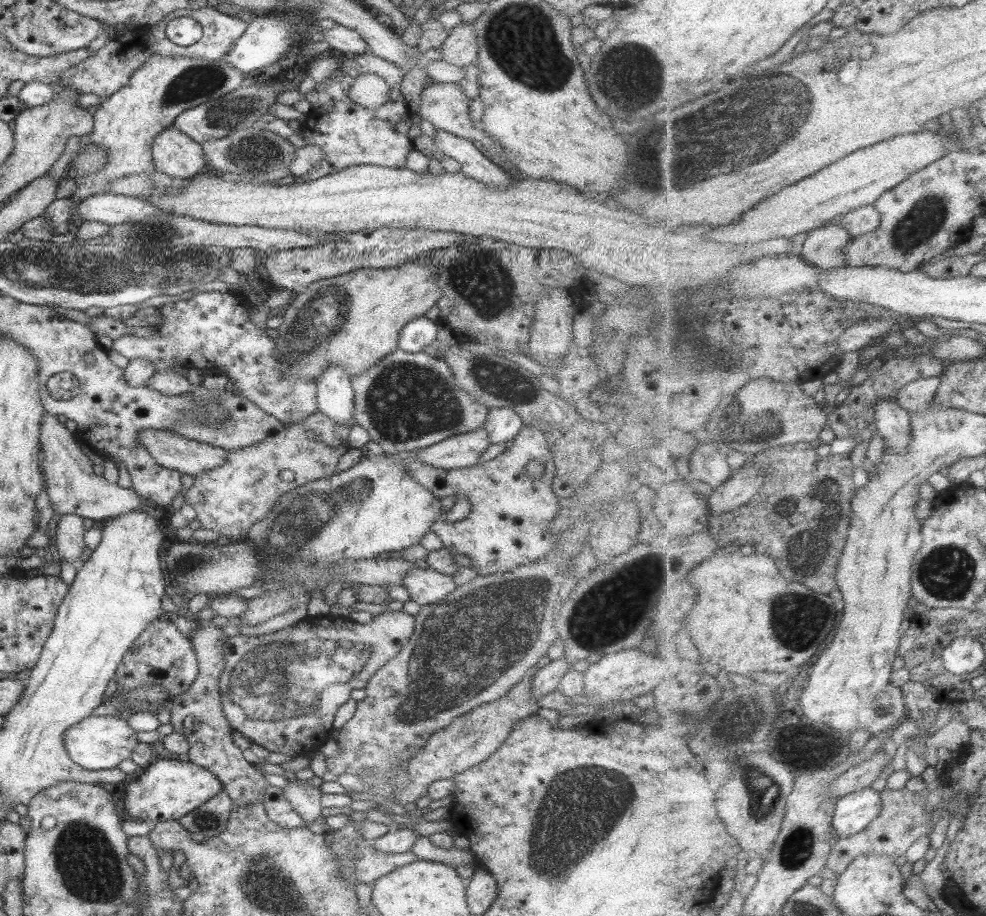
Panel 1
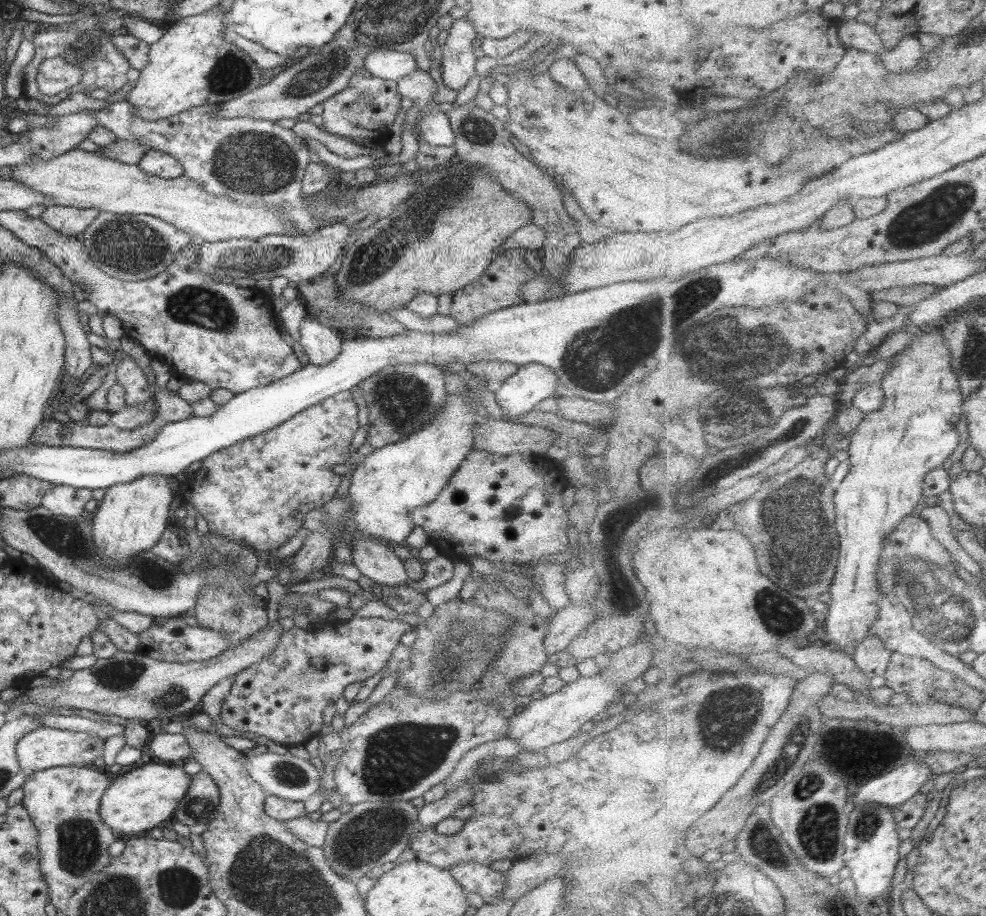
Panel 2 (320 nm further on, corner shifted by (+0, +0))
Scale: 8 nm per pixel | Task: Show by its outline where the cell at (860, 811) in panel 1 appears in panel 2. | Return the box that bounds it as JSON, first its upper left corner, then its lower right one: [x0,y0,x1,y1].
[849,761,931,809]

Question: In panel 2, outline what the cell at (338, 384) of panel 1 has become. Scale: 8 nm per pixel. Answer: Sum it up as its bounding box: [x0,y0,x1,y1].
[298,314,342,365]

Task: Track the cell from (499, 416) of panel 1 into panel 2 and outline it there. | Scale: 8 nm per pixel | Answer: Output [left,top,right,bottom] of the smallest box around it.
[493,363,558,420]

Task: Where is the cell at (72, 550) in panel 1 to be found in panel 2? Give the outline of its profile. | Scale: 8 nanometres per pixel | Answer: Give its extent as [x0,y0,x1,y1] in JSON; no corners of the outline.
[39,485,91,518]

